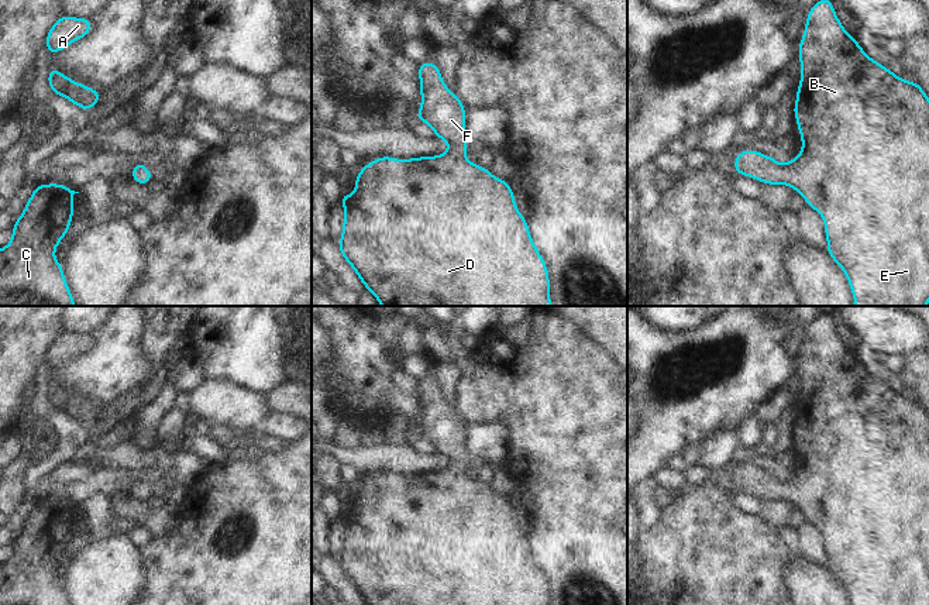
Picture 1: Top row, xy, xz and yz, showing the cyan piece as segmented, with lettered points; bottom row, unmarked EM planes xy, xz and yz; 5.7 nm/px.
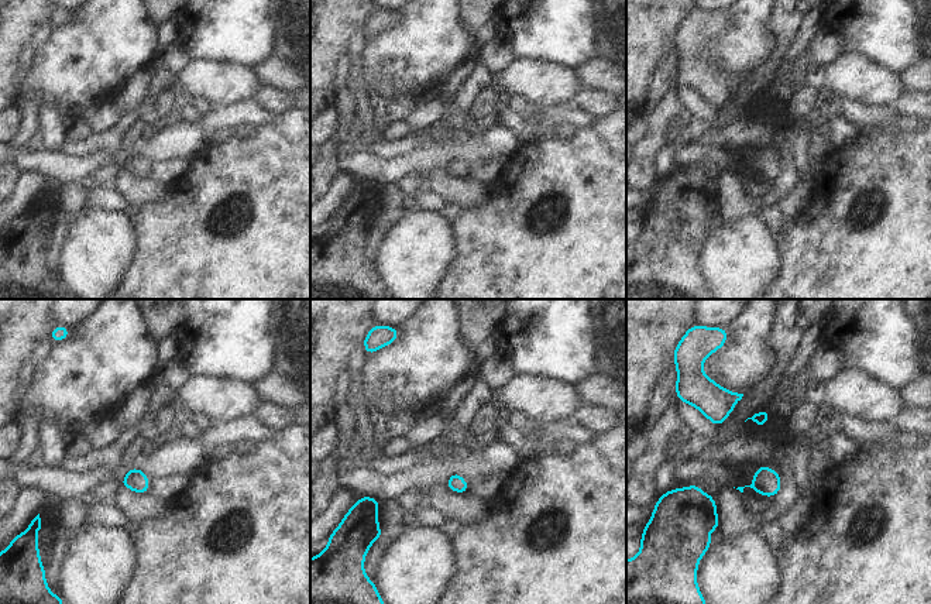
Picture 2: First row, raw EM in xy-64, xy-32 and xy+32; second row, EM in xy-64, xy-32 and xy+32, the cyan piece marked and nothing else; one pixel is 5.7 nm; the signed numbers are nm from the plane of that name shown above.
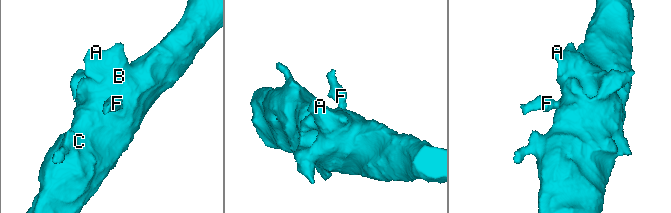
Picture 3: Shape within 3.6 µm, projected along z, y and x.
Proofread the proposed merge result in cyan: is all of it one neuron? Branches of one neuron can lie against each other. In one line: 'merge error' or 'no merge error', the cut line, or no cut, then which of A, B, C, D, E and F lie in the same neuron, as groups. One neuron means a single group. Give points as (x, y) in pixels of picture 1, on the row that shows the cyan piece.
no merge error | no cut | A B C D E F

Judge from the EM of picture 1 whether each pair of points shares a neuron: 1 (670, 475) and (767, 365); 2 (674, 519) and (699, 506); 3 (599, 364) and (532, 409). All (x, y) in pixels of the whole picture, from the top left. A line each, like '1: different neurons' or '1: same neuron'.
1: different neurons
2: same neuron
3: same neuron

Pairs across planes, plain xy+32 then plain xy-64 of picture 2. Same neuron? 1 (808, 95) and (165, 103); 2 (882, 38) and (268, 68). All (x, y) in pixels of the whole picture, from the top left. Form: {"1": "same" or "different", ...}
{"1": "same", "2": "different"}

